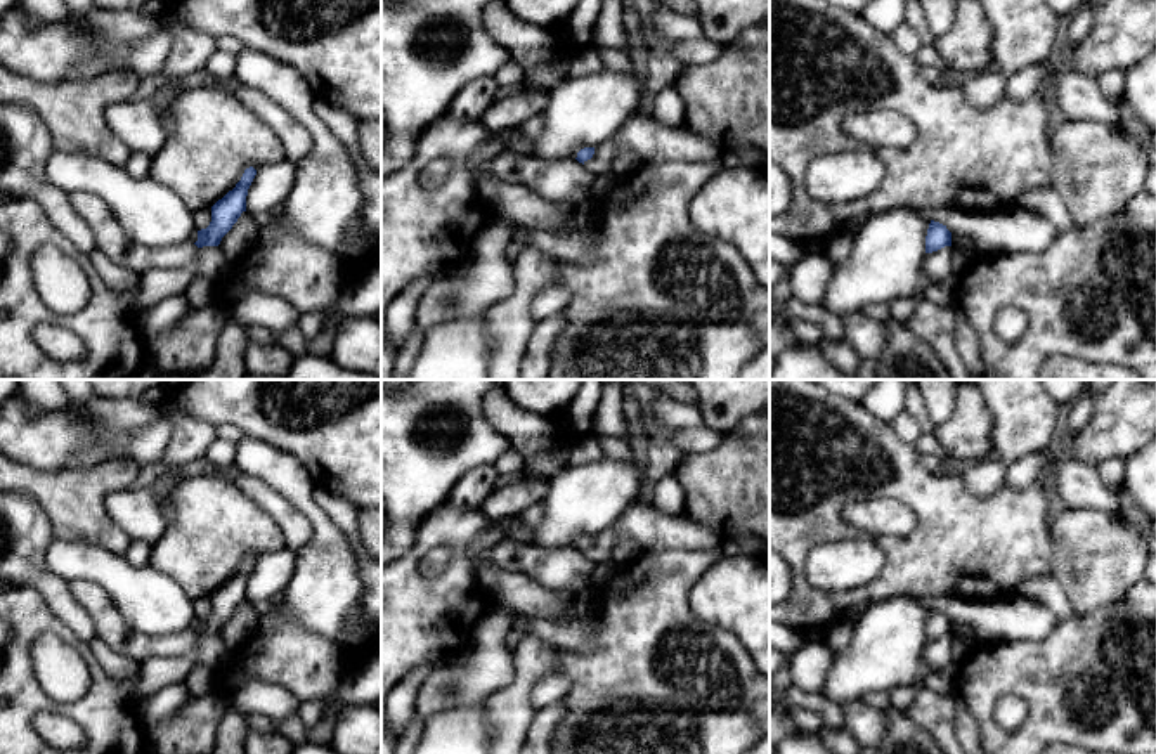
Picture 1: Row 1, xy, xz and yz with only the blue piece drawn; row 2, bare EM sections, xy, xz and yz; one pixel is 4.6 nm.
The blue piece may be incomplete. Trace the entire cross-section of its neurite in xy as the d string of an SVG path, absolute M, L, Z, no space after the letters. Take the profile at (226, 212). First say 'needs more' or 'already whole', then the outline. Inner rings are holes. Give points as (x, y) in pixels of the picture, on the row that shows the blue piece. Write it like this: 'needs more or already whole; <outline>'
already whole; M253 166L246 168L232 191L211 206L211 222L198 231L198 248L218 246L222 237L232 229L243 211L246 211L248 189L257 175Z

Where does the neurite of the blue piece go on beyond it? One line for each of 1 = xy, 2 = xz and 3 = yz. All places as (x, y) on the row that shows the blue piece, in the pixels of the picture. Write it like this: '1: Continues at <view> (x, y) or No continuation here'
1: No continuation here
2: No continuation here
3: No continuation here

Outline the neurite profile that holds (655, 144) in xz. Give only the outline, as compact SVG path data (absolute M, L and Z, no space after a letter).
M633 116L608 140L594 149L584 166L598 175L612 173L612 161L619 147L634 151L643 163L664 165L671 161L721 161L723 151L705 135L690 130L686 125L669 128L653 116Z

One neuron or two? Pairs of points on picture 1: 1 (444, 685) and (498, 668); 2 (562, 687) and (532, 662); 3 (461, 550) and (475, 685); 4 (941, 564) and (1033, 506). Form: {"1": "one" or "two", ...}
{"1": "one", "2": "two", "3": "two", "4": "one"}

